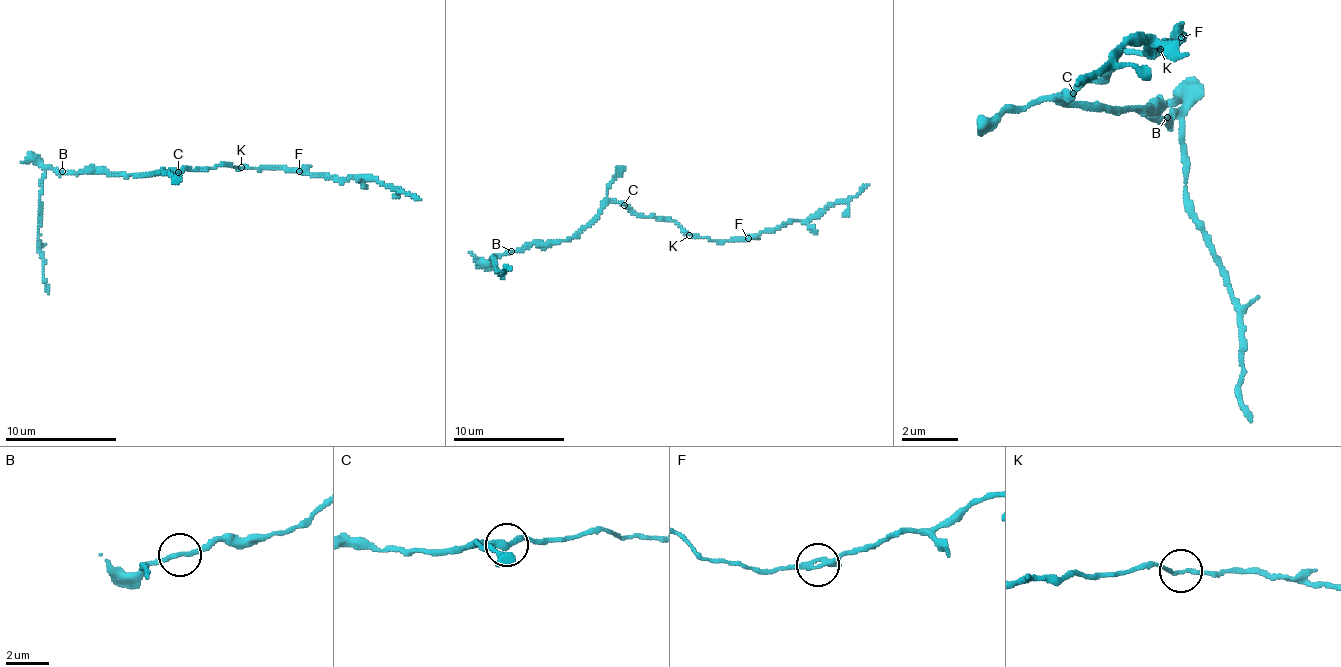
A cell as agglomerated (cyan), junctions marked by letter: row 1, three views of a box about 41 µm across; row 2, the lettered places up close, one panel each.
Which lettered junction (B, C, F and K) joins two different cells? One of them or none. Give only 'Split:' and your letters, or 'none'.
Split: F

